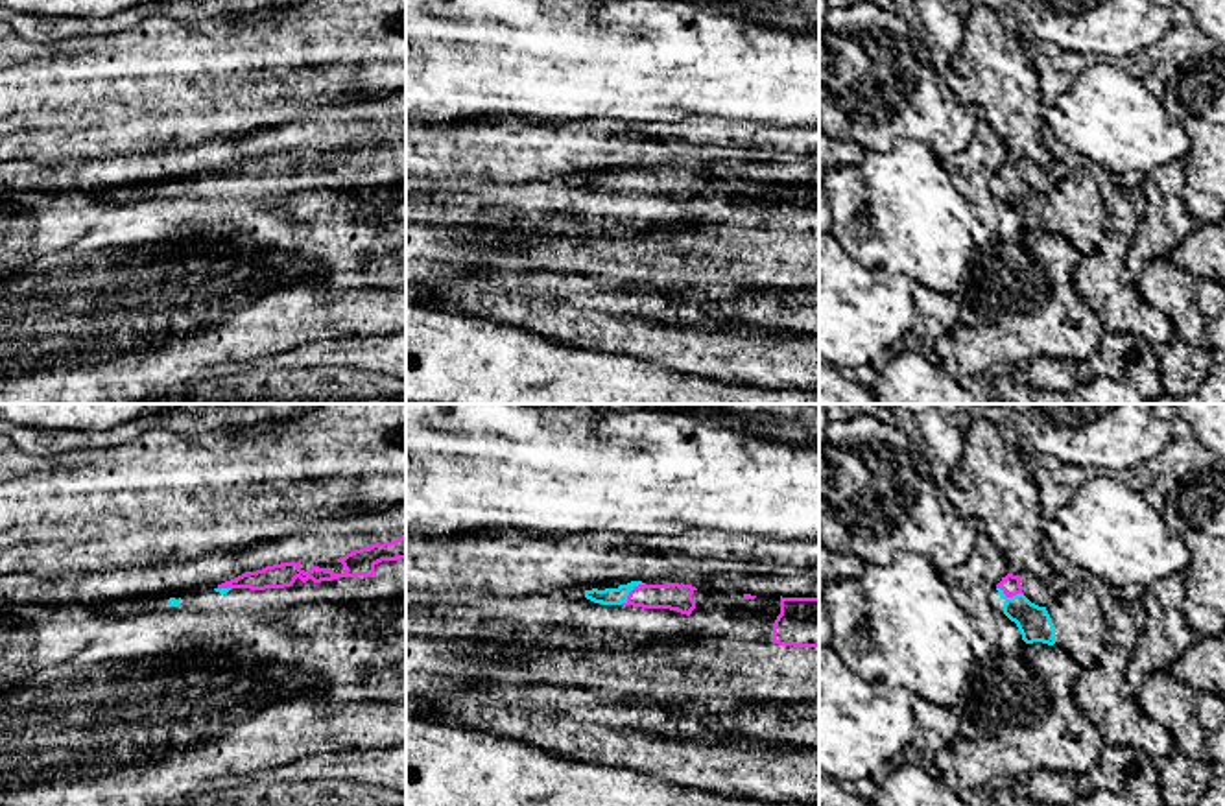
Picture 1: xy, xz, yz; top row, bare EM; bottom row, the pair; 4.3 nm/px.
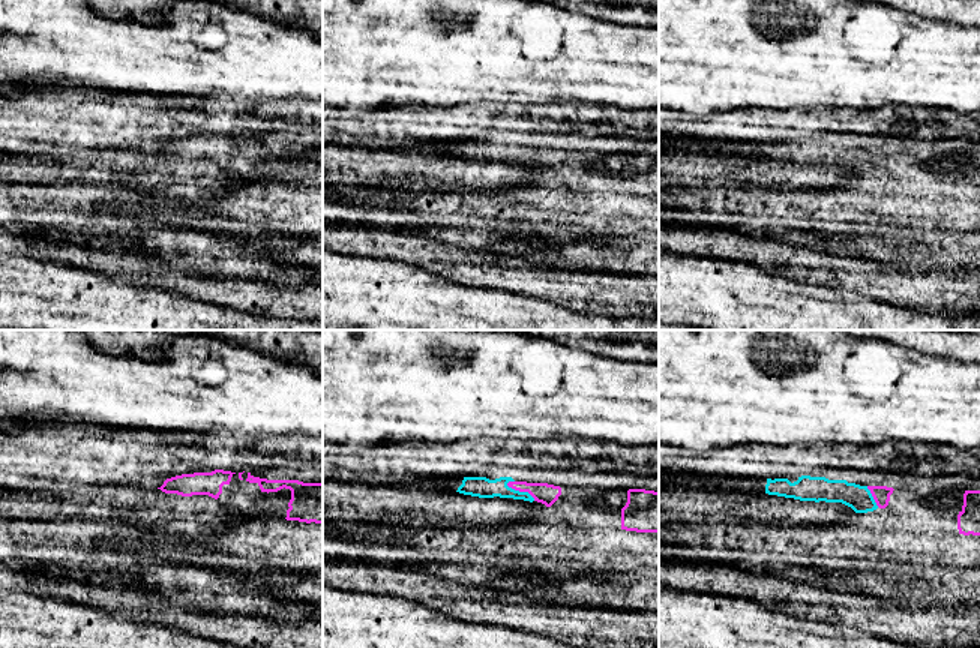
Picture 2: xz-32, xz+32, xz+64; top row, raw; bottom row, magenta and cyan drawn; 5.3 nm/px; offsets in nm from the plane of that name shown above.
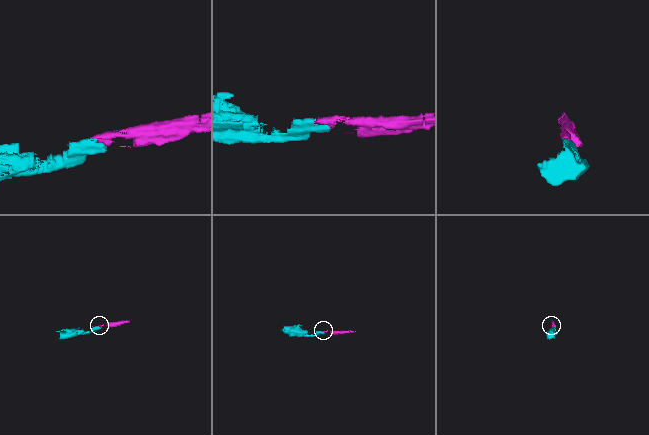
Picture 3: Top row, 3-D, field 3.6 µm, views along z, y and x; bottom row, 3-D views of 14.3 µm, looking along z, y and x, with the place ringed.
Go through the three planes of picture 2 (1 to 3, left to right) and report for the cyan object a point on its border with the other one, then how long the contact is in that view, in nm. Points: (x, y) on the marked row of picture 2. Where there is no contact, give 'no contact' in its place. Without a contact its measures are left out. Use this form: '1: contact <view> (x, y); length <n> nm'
1: no contact
2: contact xz+32 (521, 491); length 180 nm
3: contact xz+64 (872, 495); length 130 nm

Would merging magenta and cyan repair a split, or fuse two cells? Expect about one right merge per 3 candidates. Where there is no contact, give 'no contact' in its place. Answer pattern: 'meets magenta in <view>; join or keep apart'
meets magenta in xz; join

